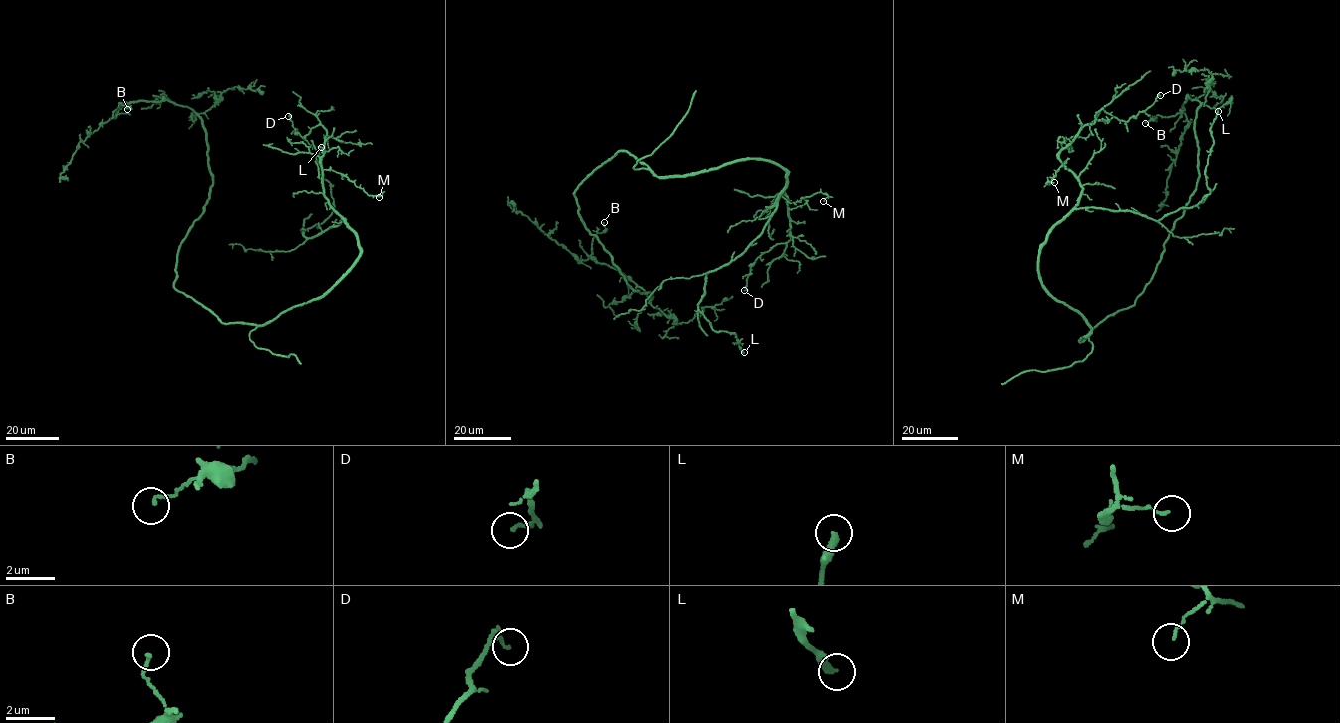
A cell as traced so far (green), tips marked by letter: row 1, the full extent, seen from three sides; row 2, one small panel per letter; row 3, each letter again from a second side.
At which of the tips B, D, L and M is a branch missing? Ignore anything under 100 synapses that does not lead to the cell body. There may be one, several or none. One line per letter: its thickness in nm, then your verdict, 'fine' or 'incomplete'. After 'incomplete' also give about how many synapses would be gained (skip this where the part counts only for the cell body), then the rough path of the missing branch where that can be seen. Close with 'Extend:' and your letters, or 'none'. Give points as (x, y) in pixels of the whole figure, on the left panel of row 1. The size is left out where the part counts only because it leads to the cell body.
B: 140 nm | fine
D: 80 nm | fine
L: 320 nm | fine
M: 90 nm | fine
Extend: none

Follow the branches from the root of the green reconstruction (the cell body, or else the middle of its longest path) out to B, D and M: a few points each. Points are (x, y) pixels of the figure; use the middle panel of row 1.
B: (614, 157), (574, 194), (586, 228), (628, 284), (651, 299), (591, 255), (604, 222)
D: (614, 157), (659, 177), (750, 159), (786, 171), (766, 210), (784, 193), (791, 238), (744, 290)
M: (614, 157), (627, 151), (659, 177), (767, 160), (788, 181), (766, 211), (781, 196), (823, 201)

